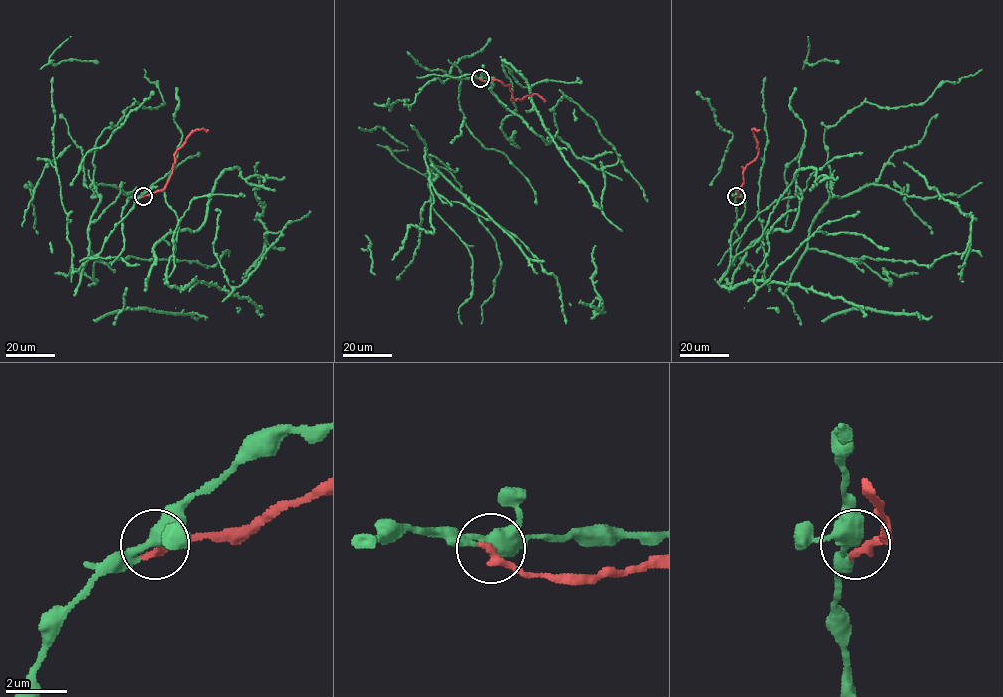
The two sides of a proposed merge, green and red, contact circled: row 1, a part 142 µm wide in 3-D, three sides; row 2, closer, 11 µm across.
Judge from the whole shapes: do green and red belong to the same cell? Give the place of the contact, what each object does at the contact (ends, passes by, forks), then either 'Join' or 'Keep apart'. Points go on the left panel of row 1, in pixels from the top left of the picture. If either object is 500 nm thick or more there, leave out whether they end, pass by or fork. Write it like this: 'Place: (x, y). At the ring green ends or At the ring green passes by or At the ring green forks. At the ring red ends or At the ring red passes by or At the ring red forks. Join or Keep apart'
Place: (143, 196). At the ring green forks. At the ring red ends. Keep apart

